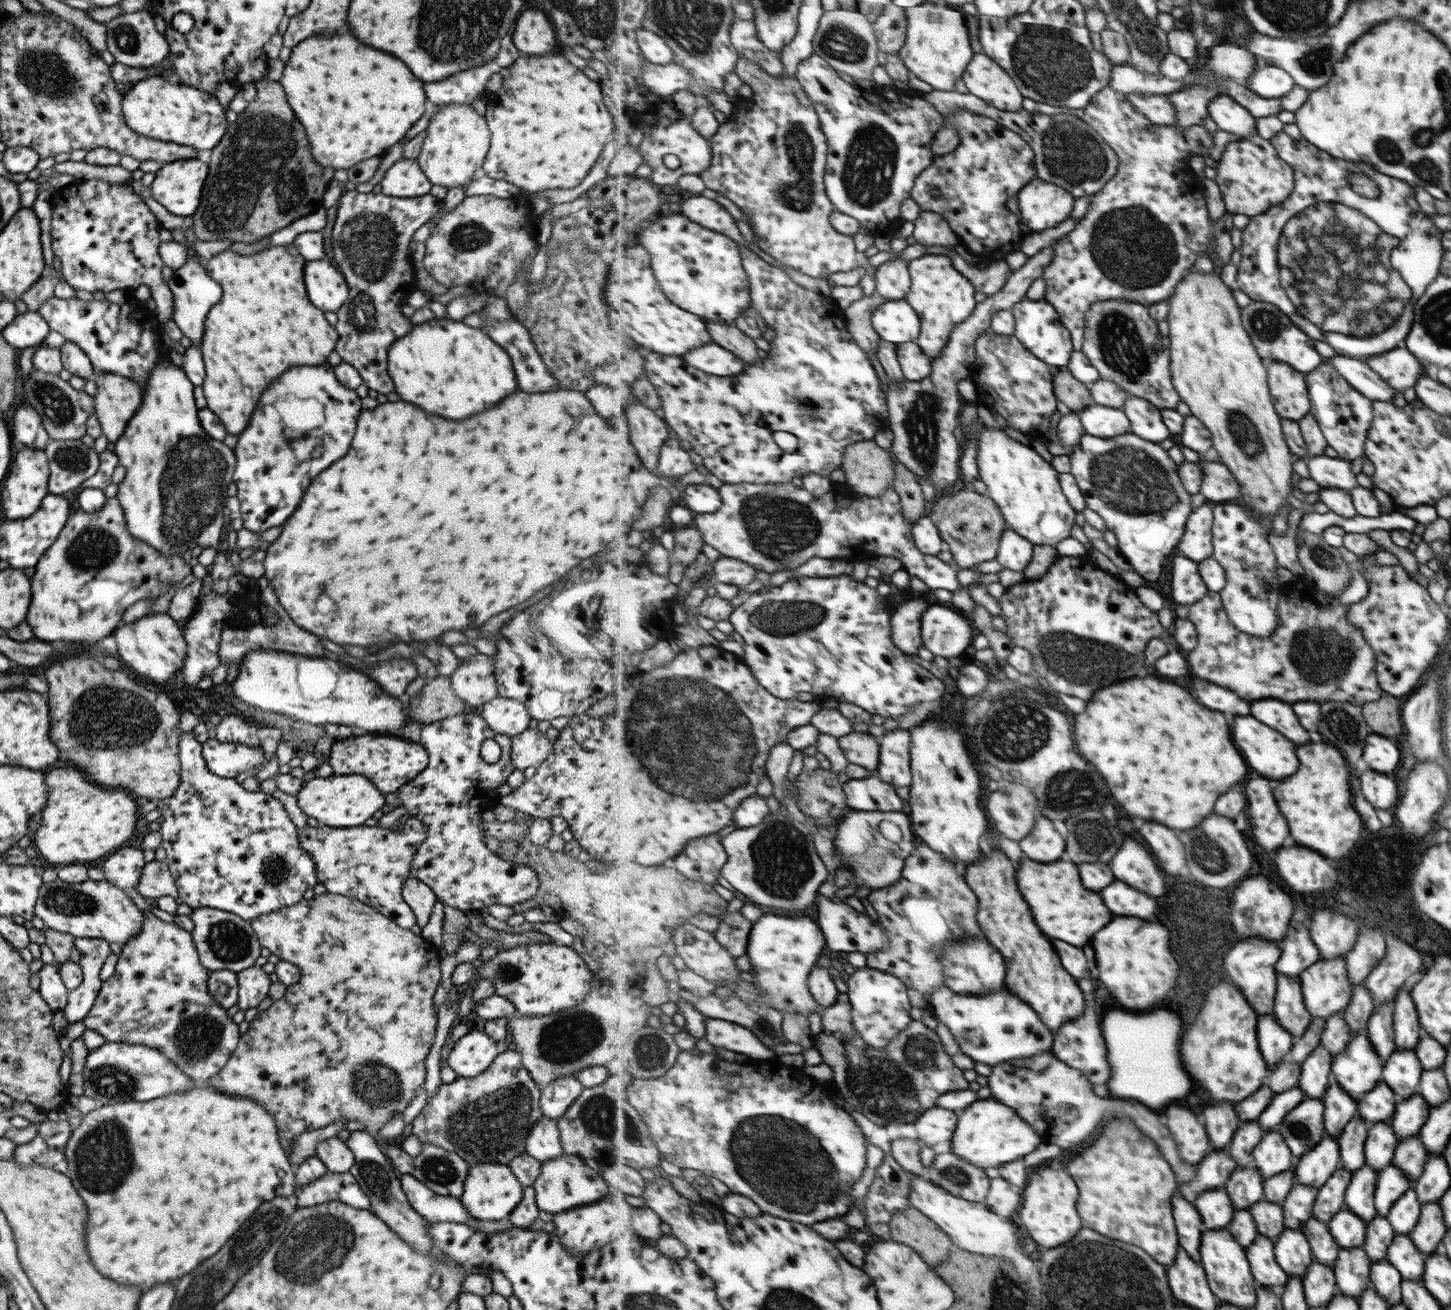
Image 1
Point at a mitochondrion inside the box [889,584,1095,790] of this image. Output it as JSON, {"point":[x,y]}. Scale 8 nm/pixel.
{"point":[1015,732]}

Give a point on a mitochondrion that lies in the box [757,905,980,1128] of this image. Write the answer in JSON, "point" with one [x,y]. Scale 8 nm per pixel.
{"point":[876,1083]}

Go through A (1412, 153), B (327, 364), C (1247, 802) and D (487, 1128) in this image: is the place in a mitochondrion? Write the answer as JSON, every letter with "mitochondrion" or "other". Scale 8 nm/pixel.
{"A":"mitochondrion","B":"other","C":"other","D":"mitochondrion"}

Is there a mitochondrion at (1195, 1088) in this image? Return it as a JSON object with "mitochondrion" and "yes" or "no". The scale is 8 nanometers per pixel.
{"mitochondrion":"no"}

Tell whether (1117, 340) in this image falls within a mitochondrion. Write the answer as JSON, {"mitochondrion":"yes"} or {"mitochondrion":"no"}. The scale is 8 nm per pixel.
{"mitochondrion":"yes"}

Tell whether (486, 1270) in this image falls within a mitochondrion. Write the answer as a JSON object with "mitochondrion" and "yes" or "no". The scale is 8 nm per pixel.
{"mitochondrion":"no"}

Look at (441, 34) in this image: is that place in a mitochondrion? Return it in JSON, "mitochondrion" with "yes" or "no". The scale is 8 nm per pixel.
{"mitochondrion":"yes"}

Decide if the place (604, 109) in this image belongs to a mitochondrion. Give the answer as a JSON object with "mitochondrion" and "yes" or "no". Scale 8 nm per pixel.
{"mitochondrion":"no"}

